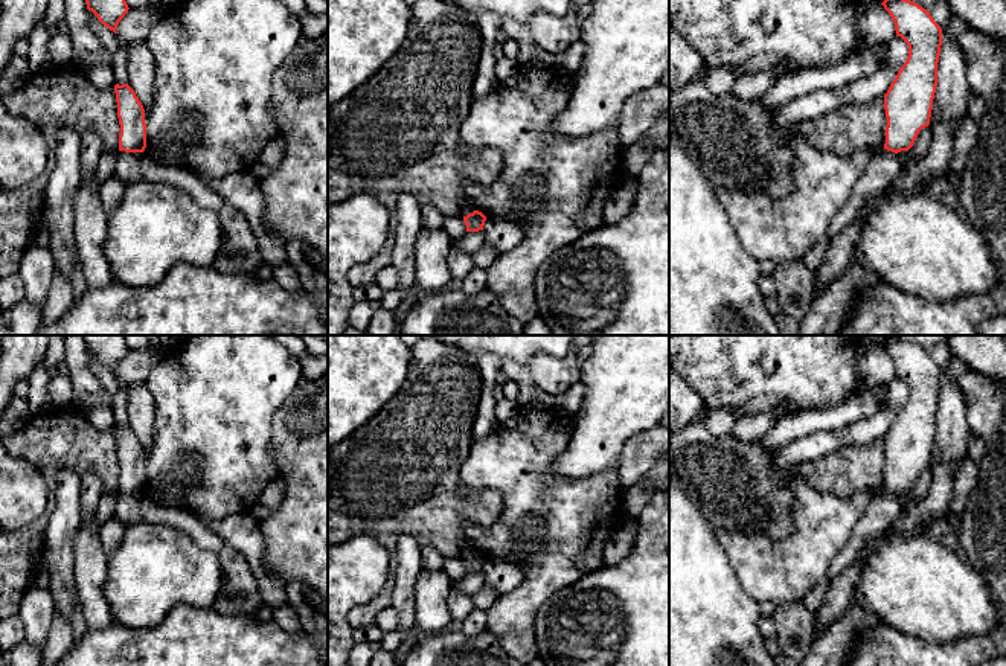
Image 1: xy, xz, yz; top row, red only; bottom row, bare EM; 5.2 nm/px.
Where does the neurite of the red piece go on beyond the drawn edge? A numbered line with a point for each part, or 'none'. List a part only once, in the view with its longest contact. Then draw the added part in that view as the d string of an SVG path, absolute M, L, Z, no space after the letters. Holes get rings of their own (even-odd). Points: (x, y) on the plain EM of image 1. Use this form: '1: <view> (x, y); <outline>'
none

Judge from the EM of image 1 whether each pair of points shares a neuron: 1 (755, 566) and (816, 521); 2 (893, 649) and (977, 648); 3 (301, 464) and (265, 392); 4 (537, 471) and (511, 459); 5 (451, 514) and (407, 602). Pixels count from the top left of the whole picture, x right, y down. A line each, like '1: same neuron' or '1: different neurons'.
1: same neuron
2: same neuron
3: different neurons
4: same neuron
5: different neurons

